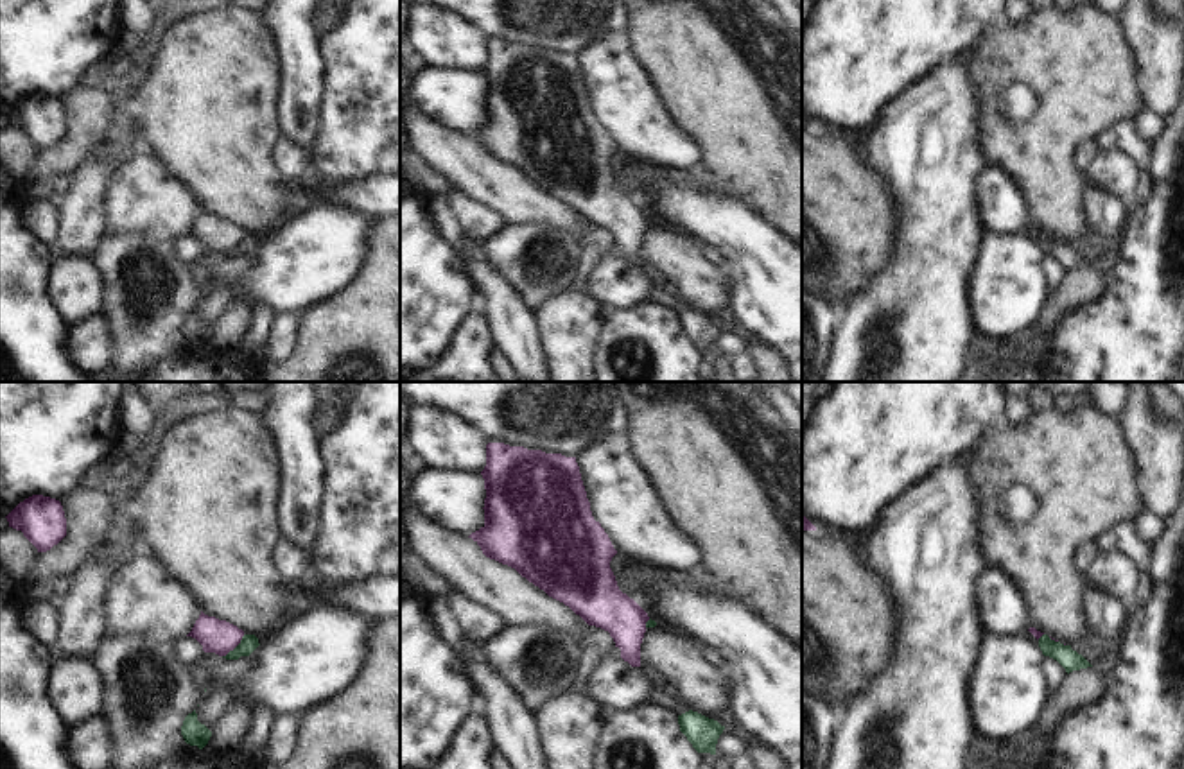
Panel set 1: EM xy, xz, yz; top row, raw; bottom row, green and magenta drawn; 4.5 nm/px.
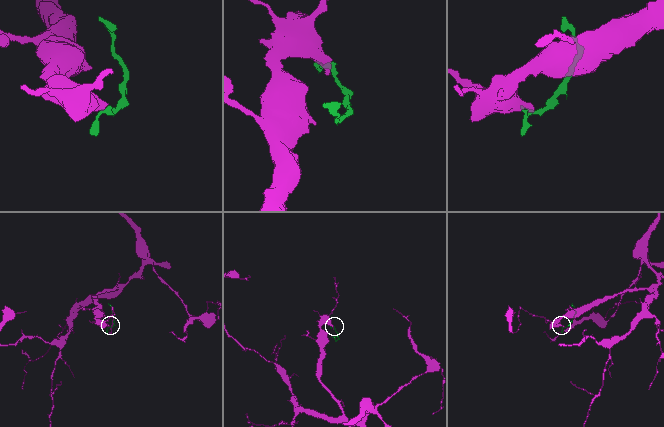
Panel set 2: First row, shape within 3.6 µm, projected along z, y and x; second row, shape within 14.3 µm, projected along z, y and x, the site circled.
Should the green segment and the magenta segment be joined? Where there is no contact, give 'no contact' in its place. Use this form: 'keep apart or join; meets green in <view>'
keep apart; meets green in xy

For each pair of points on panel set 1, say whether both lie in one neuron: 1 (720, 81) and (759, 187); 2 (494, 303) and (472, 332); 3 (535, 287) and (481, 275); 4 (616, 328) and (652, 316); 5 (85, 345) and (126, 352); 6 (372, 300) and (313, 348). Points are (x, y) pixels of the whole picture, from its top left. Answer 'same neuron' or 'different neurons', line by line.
1: same neuron
2: different neurons
3: different neurons
4: same neuron
5: different neurons
6: same neuron

